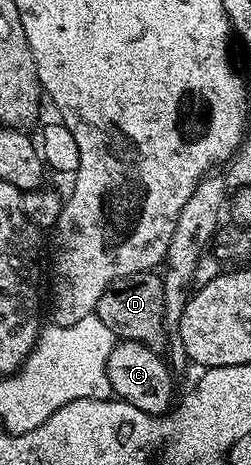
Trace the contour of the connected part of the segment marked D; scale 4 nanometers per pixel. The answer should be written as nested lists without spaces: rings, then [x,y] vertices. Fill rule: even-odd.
[[[156,271],[136,272],[124,276],[103,290],[97,299],[95,315],[111,330],[118,341],[130,340],[146,344],[154,350],[166,347],[166,332],[164,330],[164,282]]]

